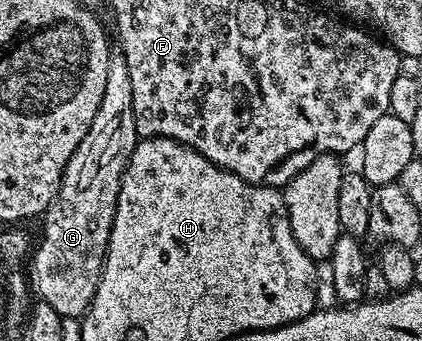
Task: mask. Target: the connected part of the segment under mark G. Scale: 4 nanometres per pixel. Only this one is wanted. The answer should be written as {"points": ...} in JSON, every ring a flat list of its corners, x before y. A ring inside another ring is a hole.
{"points":[[112,53,106,69,106,90,98,113,94,113,94,125,90,125,90,133,82,137,82,145,74,149,74,157,66,165,60,188,42,216,44,236,30,255,35,298,50,305,65,320,79,320,94,301,104,271,122,177,137,142,130,69,126,69,123,55]]}

